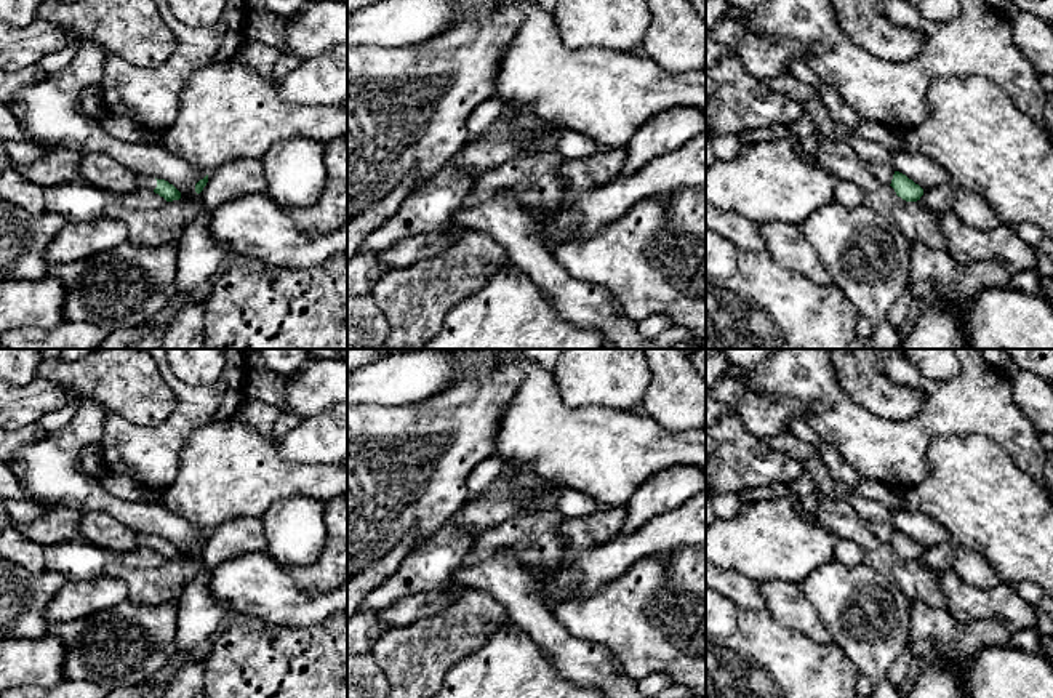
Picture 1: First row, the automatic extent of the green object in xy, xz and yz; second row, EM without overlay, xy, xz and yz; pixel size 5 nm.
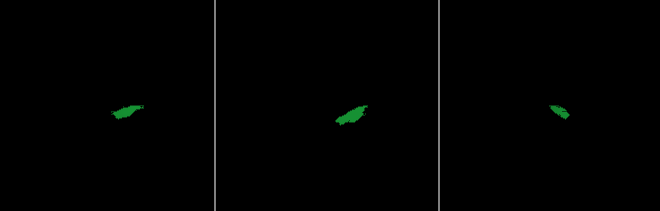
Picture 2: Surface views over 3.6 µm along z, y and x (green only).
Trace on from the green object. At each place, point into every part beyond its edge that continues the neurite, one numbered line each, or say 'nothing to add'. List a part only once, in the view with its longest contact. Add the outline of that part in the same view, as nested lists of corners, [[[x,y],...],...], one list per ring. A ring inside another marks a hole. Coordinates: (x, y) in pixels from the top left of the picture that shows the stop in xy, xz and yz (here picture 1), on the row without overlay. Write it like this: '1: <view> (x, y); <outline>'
1: xy (141, 538); [[[136,533],[136,543],[154,549],[157,546],[157,538],[147,533]]]

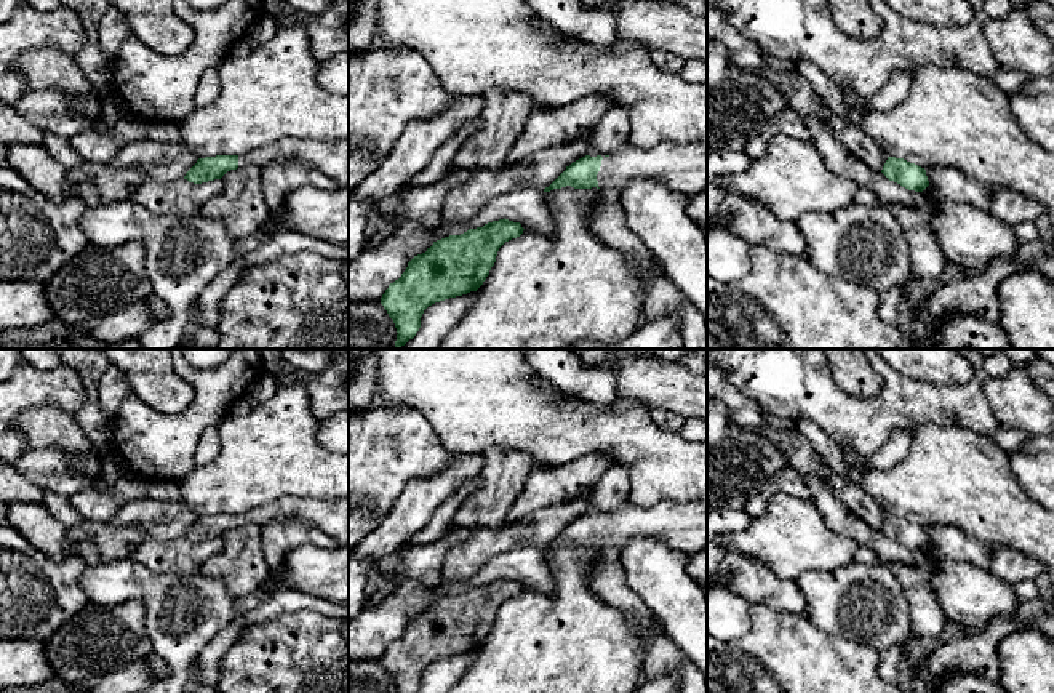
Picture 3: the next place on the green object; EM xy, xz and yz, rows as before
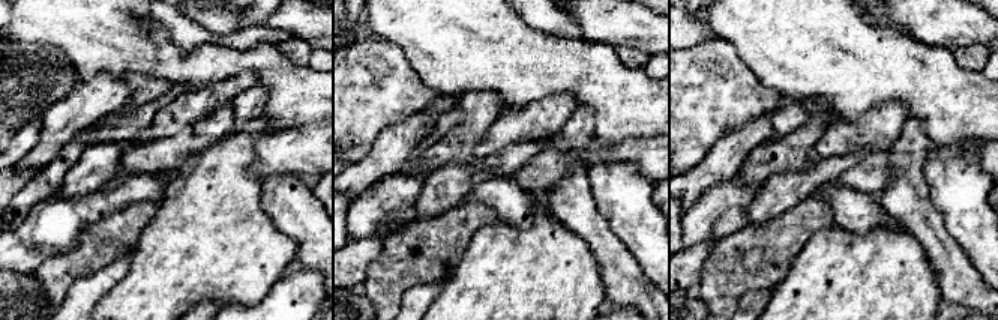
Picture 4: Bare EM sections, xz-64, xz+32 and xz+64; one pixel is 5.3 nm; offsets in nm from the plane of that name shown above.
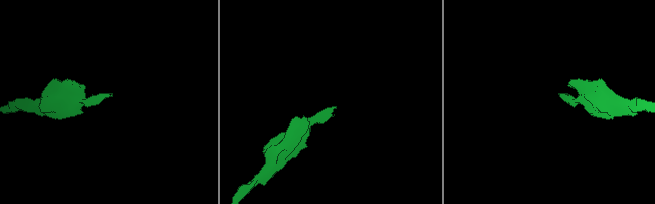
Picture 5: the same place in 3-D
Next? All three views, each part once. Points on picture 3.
1: xz (683, 525); [[[661,501],[653,507],[627,503],[603,515],[597,533],[600,547],[621,551],[633,538],[661,538],[689,555],[707,547],[707,501]]]

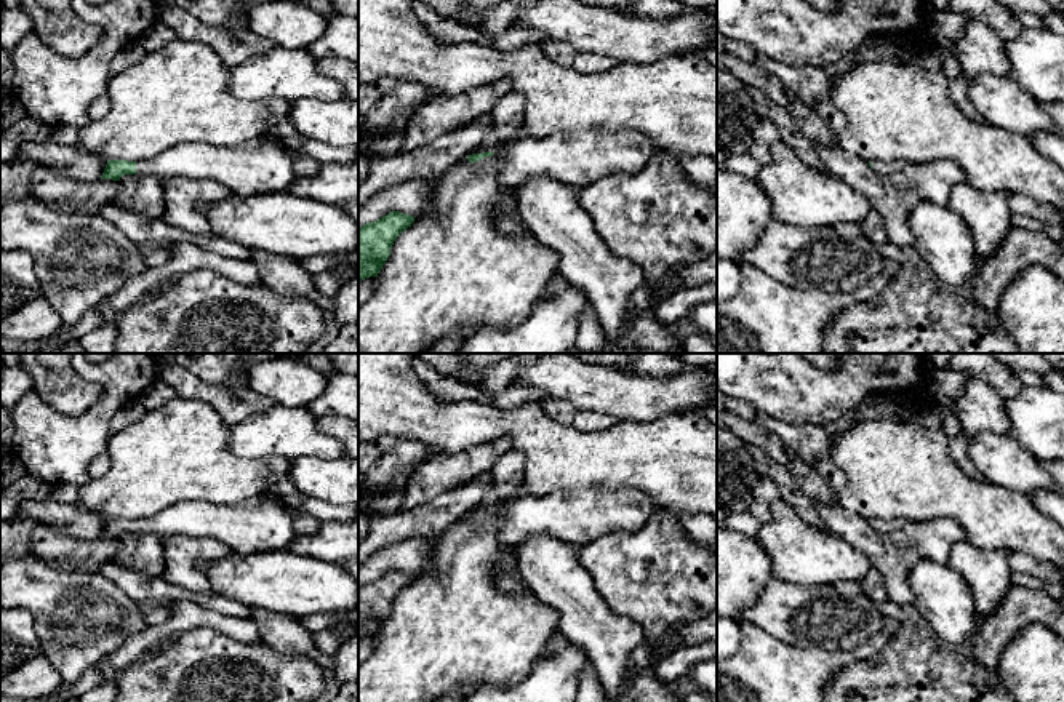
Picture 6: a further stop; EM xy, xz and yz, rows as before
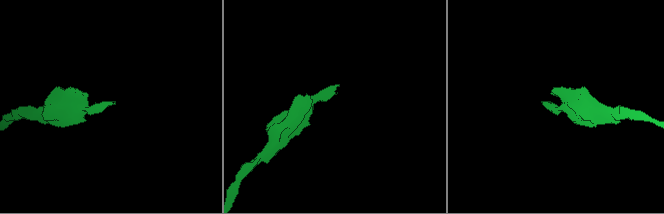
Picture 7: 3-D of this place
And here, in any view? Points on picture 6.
1: xy (260, 523); [[[270,493],[230,505],[178,502],[155,517],[138,518],[136,532],[158,539],[171,534],[213,537],[240,555],[283,548],[294,537],[290,509]]]

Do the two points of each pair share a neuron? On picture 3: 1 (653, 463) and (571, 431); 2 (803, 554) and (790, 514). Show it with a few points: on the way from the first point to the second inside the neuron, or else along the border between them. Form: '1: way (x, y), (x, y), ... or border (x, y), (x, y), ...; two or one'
1: way (632, 442), (619, 432), (592, 431); one
2: way (798, 544), (790, 536), (790, 524); one

